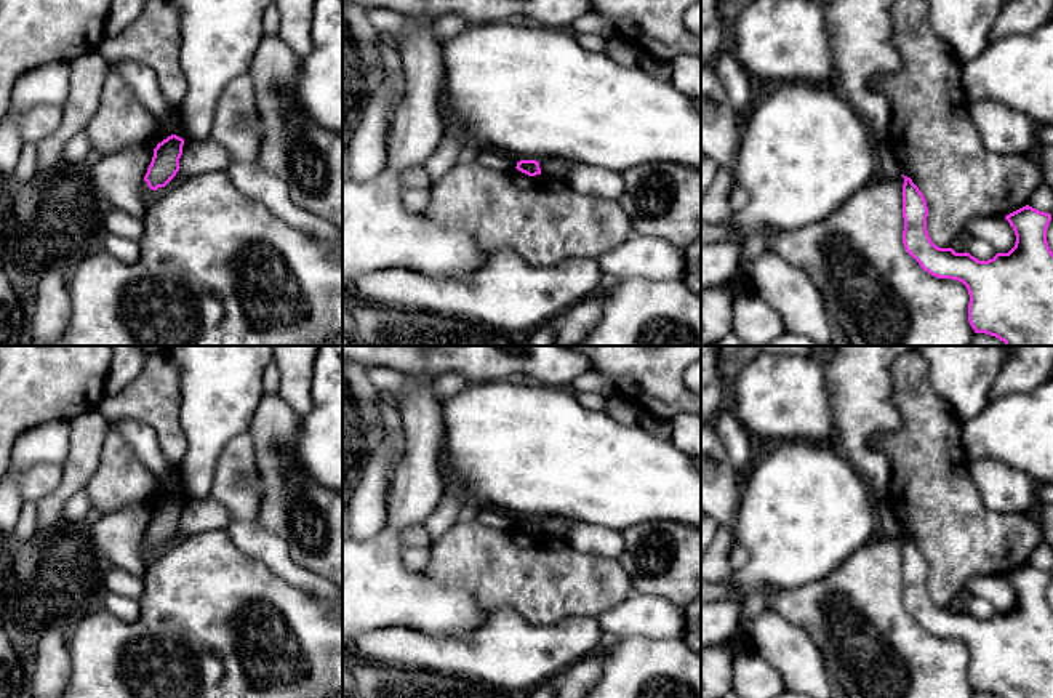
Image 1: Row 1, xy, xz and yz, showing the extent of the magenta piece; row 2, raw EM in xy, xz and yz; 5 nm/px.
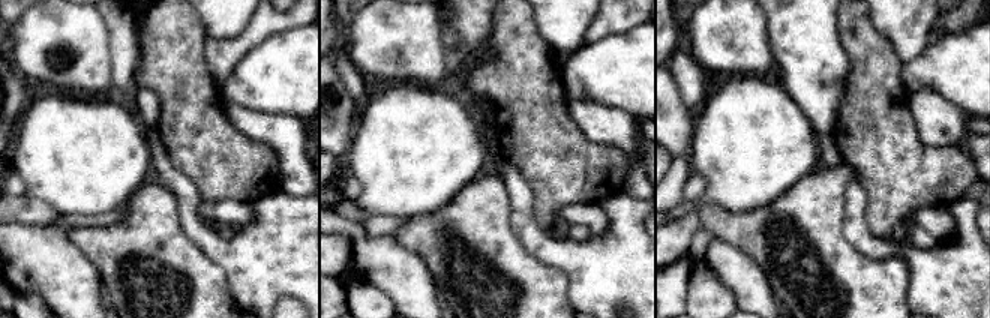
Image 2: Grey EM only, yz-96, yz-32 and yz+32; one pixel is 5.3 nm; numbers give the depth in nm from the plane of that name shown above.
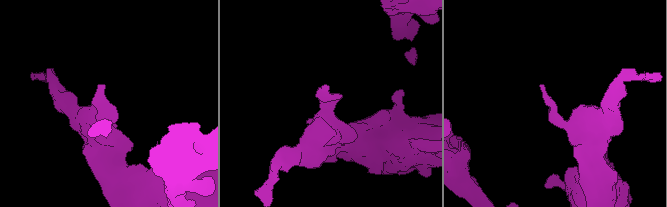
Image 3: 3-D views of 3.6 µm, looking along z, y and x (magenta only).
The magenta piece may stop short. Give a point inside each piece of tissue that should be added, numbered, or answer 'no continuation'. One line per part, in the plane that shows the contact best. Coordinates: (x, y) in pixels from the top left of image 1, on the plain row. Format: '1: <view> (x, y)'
no continuation

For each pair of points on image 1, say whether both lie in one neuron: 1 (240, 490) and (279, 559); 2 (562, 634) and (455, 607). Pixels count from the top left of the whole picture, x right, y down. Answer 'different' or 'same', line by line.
1: same
2: different

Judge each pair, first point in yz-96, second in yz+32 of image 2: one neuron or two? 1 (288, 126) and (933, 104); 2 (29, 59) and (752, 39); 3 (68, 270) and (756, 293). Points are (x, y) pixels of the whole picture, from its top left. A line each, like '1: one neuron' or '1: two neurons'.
1: one neuron
2: one neuron
3: one neuron

